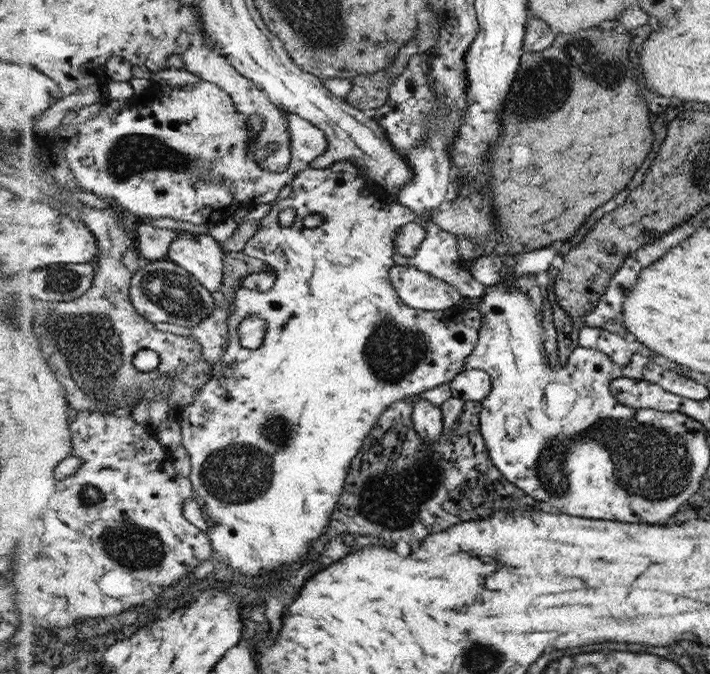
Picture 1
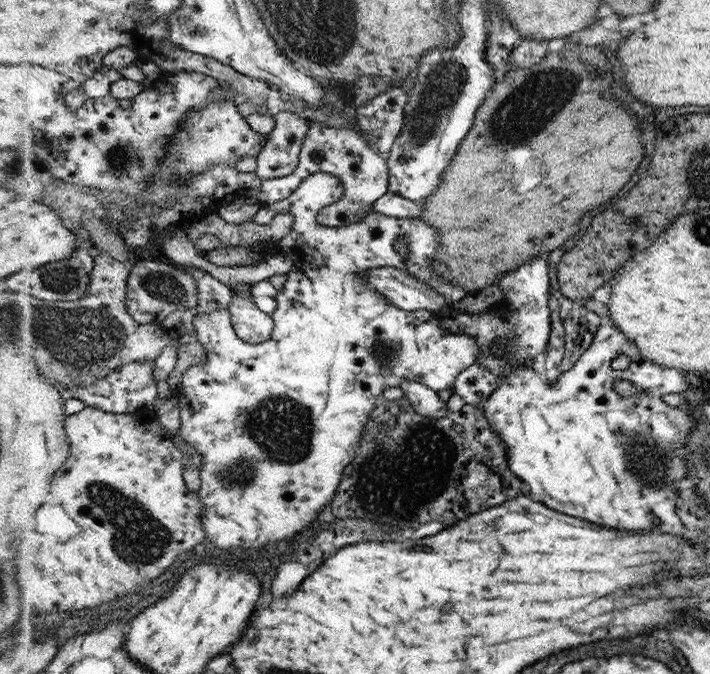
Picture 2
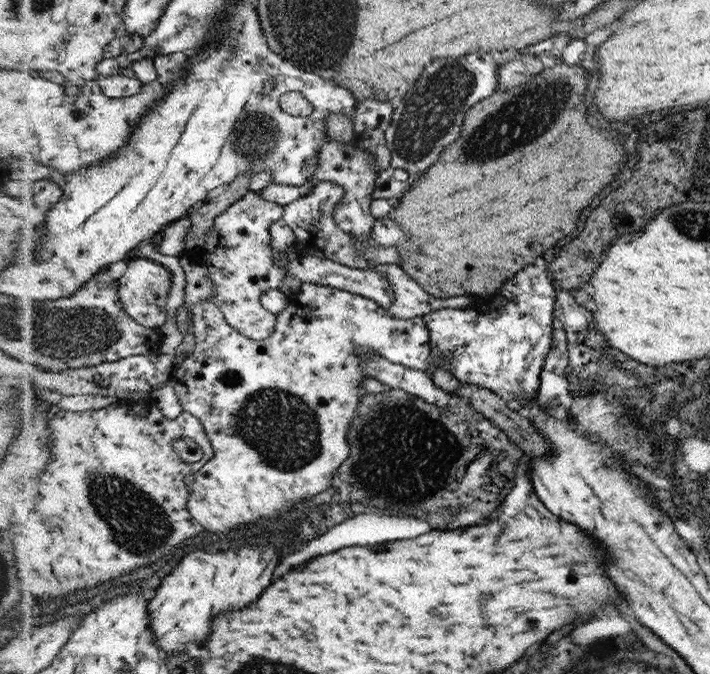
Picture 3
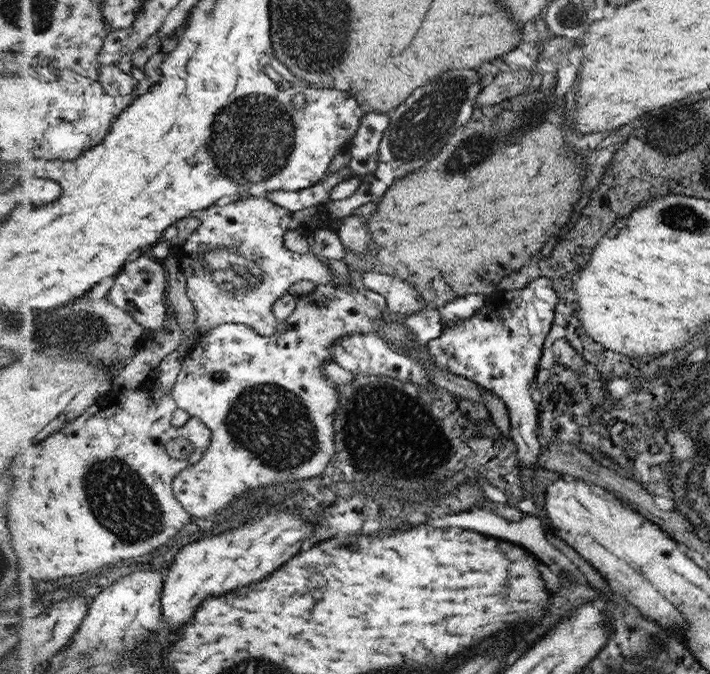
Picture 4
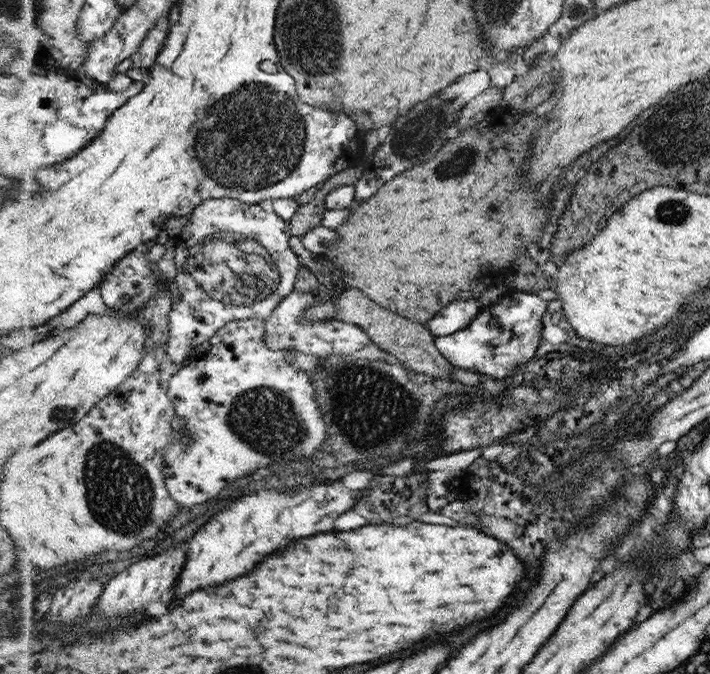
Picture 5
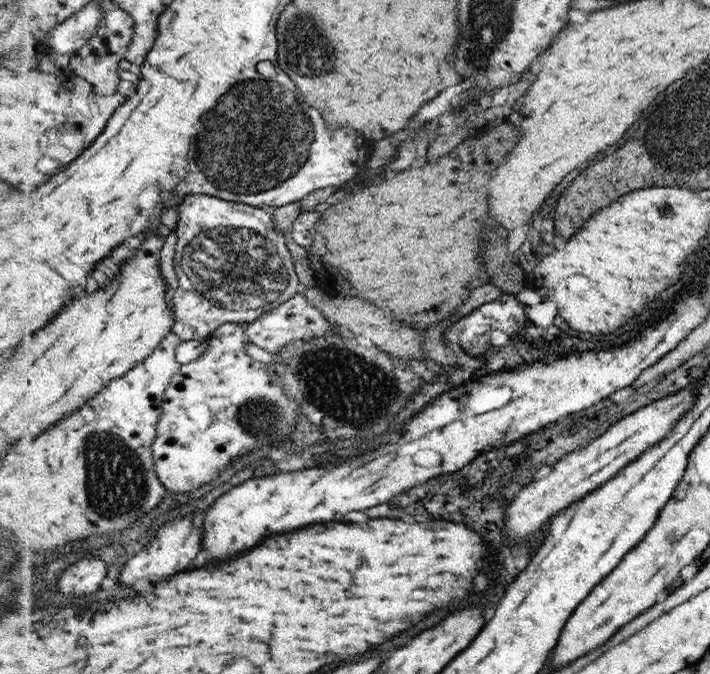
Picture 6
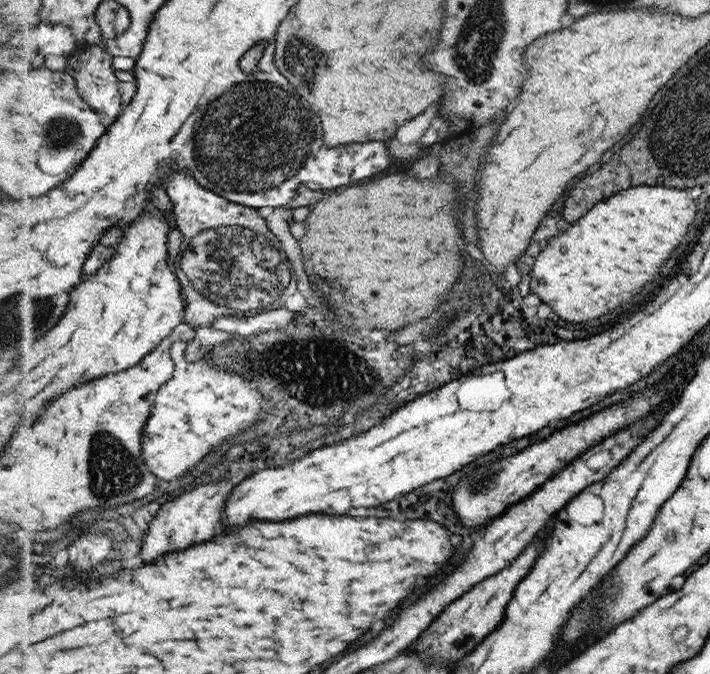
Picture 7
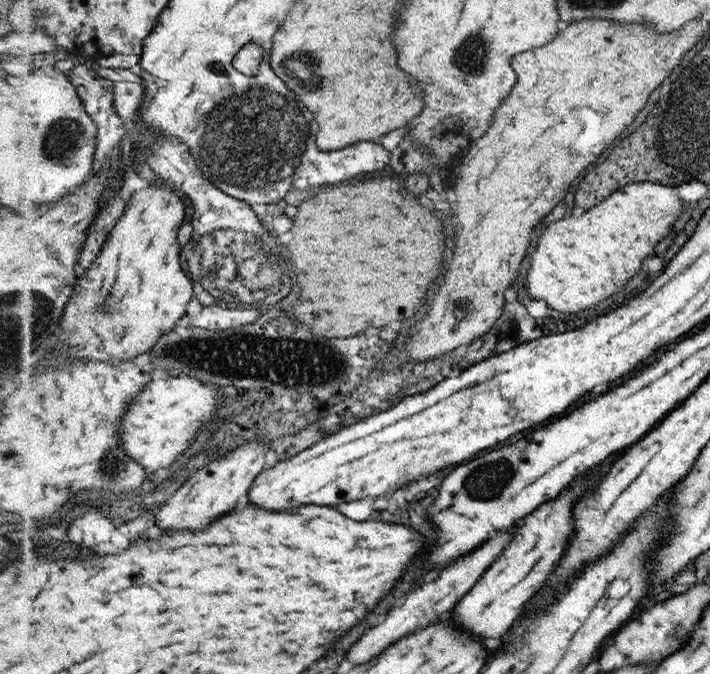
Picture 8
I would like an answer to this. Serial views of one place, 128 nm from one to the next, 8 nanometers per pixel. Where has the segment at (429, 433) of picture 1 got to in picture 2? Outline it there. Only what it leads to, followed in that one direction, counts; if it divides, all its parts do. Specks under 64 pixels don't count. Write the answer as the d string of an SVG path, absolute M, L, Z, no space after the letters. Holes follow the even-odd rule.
M406 378L399 387L404 391L405 397L412 400L414 409L422 416L442 418L450 413L445 403L446 399L442 399L438 391L428 388L425 384Z

